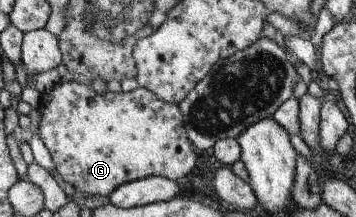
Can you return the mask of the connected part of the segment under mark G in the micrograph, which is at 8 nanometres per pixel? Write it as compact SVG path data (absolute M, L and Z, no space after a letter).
M80 79L58 81L49 92L39 96L37 109L41 115L39 136L56 172L63 181L85 194L108 196L121 184L151 176L176 181L191 174L194 168L196 157L187 139L178 106L158 100L145 88L115 93L105 90L97 94Z

